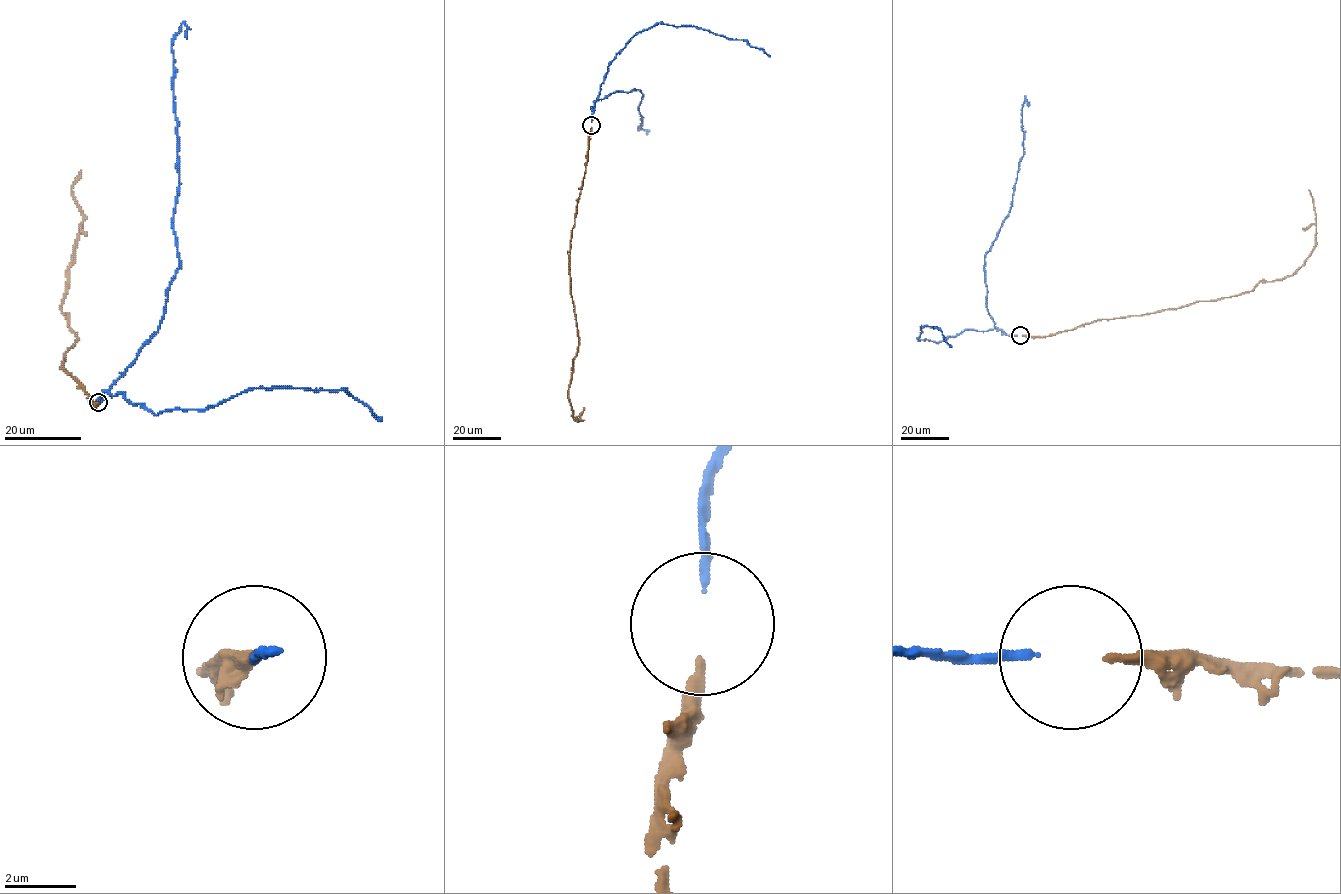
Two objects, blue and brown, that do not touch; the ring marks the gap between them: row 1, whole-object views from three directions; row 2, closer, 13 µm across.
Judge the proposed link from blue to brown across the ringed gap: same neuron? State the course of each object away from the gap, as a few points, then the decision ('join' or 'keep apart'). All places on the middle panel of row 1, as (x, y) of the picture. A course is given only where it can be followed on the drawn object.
course blue (592, 122), (596, 101), (635, 88), (643, 94), (638, 106), (643, 118), (638, 127), (647, 133); course brown (591, 127), (569, 260), (578, 344), (569, 401), (577, 420), (581, 420), (575, 417), (580, 414); join

